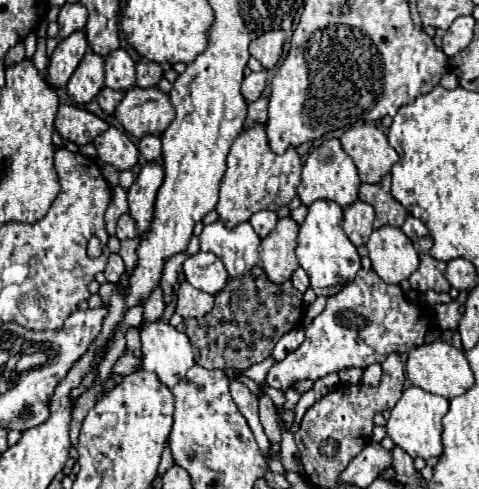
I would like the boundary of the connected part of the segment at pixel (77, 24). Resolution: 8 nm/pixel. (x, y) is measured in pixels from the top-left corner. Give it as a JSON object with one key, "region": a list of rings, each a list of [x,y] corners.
{"region":[[[64,4],[58,14],[58,24],[60,24],[58,38],[64,40],[70,34],[74,34],[76,30],[84,30],[86,18],[88,18],[88,12],[82,4]]]}

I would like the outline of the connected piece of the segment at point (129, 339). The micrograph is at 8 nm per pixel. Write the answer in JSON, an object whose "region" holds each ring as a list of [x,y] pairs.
{"region":[[[128,328],[128,332],[126,332],[126,350],[130,350],[130,352],[140,352],[138,328]]]}

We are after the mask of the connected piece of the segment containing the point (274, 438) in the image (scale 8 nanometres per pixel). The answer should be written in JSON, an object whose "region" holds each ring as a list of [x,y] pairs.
{"region":[[[262,394],[260,398],[260,422],[266,430],[266,436],[270,442],[274,444],[280,444],[280,430],[278,430],[278,412],[274,408],[274,402]]]}

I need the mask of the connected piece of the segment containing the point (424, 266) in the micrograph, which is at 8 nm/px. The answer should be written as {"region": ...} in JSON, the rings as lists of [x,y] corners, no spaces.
{"region":[[[426,236],[426,238],[418,238],[414,242],[414,248],[420,256],[420,266],[418,270],[408,278],[410,282],[410,288],[414,288],[416,292],[424,294],[428,290],[434,290],[434,292],[448,292],[450,290],[450,284],[448,280],[444,278],[444,272],[446,272],[446,262],[442,260],[436,260],[430,256],[430,248],[432,248],[432,238]]]}

